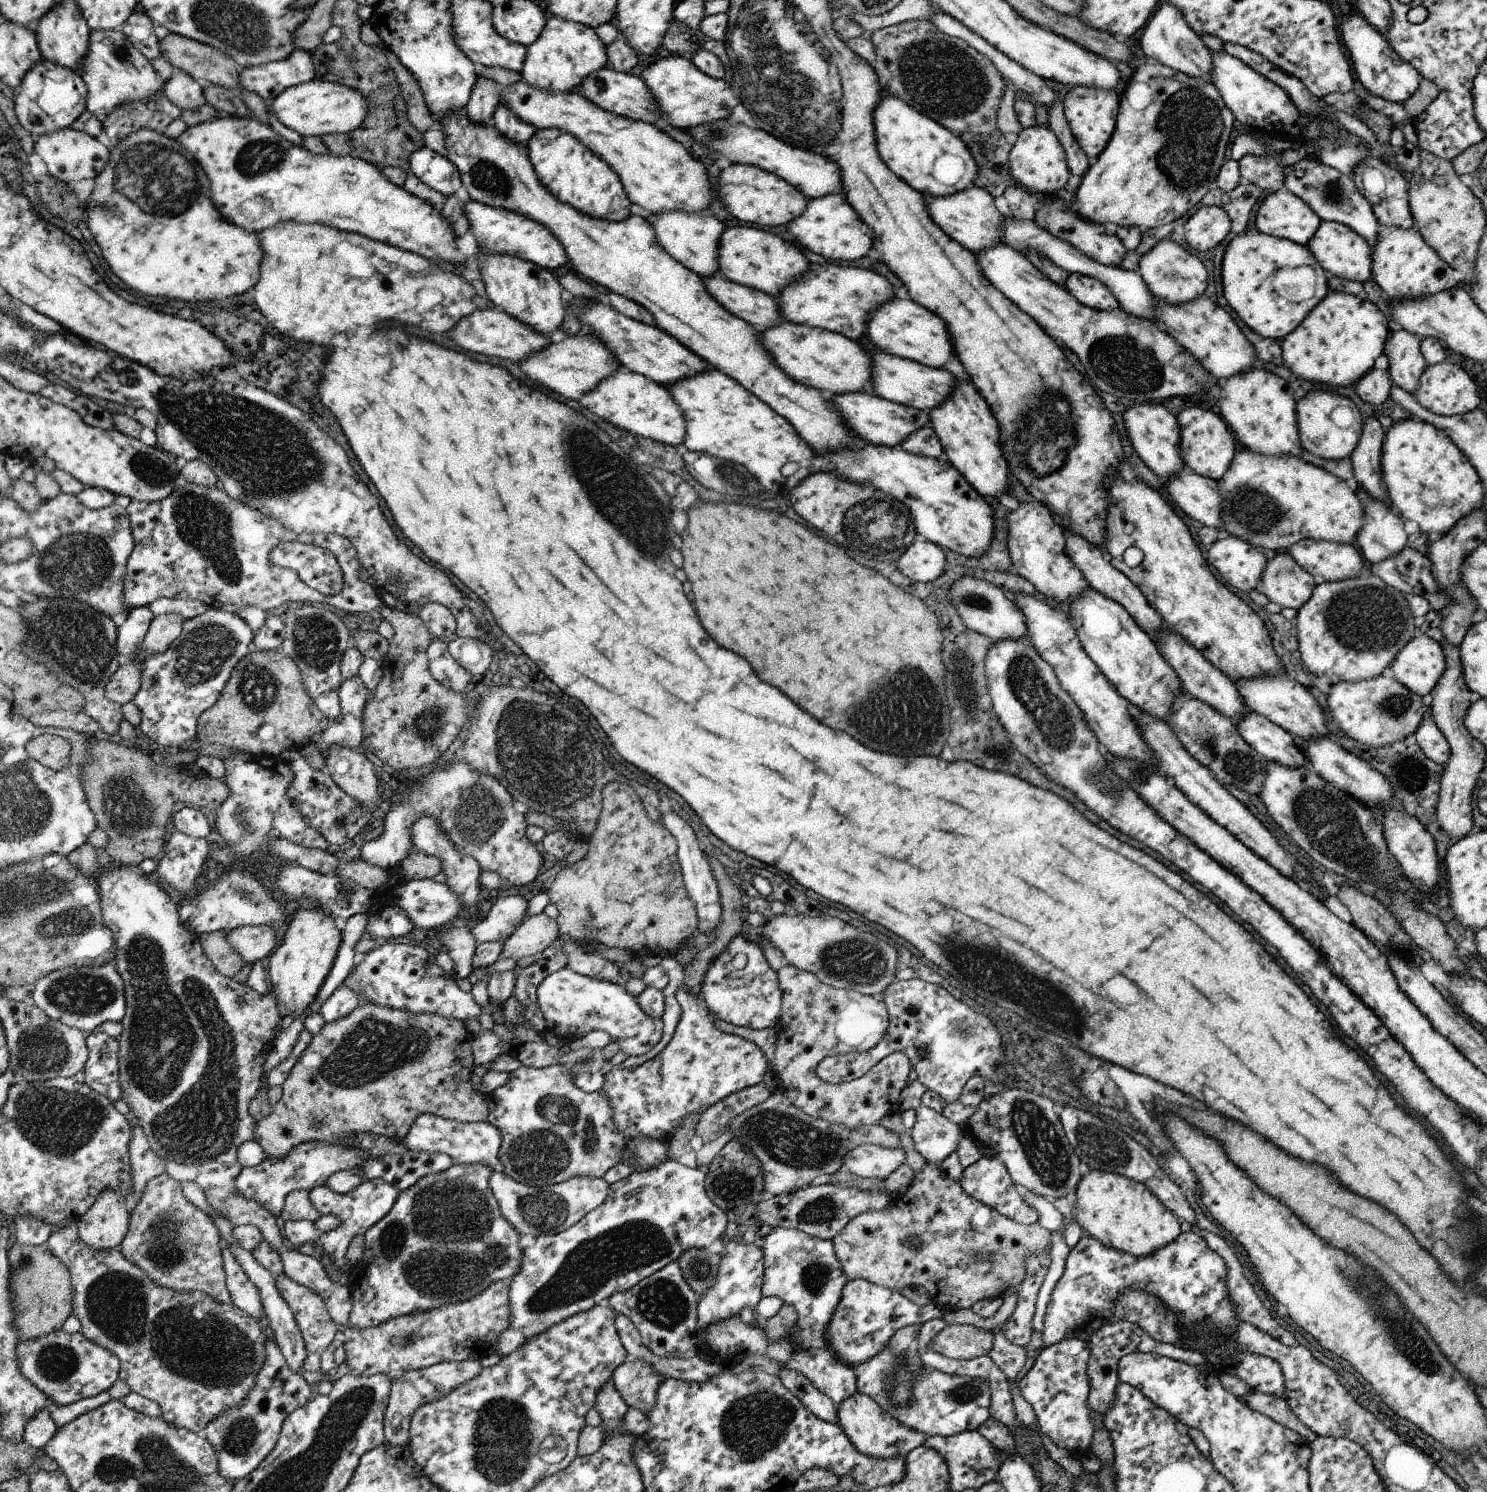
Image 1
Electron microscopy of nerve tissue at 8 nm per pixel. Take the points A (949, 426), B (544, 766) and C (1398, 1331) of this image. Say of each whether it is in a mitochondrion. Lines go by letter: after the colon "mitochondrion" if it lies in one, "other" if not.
A: other
B: mitochondrion
C: mitochondrion

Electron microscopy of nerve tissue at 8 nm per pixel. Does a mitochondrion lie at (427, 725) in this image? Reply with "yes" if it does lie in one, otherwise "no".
yes

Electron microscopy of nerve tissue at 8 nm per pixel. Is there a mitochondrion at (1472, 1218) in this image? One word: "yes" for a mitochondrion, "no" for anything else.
no

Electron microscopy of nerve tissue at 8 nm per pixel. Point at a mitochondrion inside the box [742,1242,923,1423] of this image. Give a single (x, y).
(815, 1276)

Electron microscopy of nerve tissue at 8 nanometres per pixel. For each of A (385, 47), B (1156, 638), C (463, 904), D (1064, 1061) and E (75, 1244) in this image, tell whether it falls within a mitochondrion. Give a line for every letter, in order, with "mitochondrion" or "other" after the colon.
A: other
B: other
C: other
D: other
E: other

